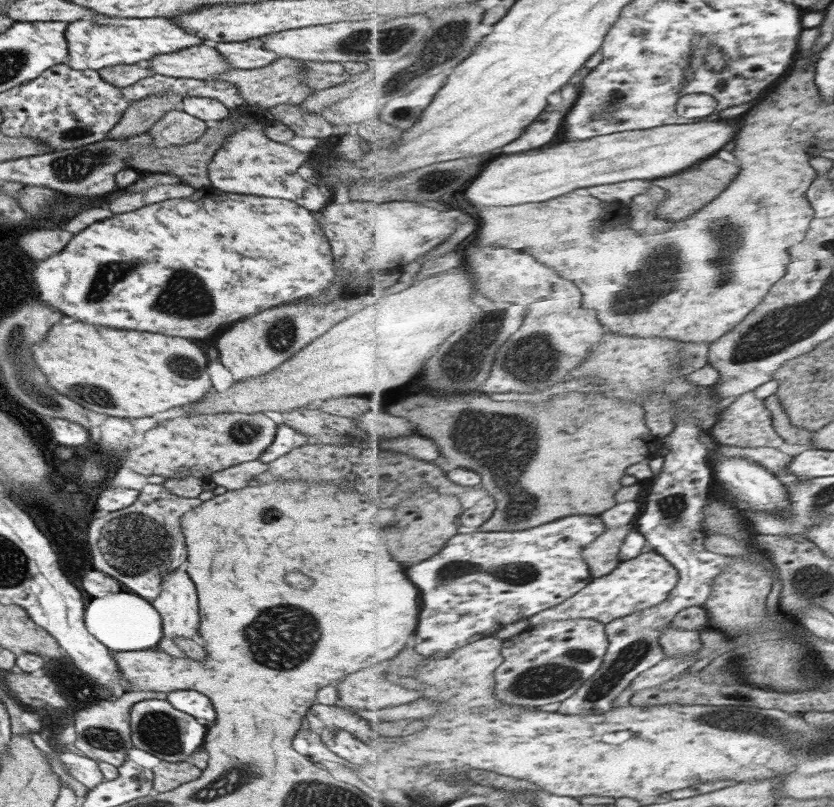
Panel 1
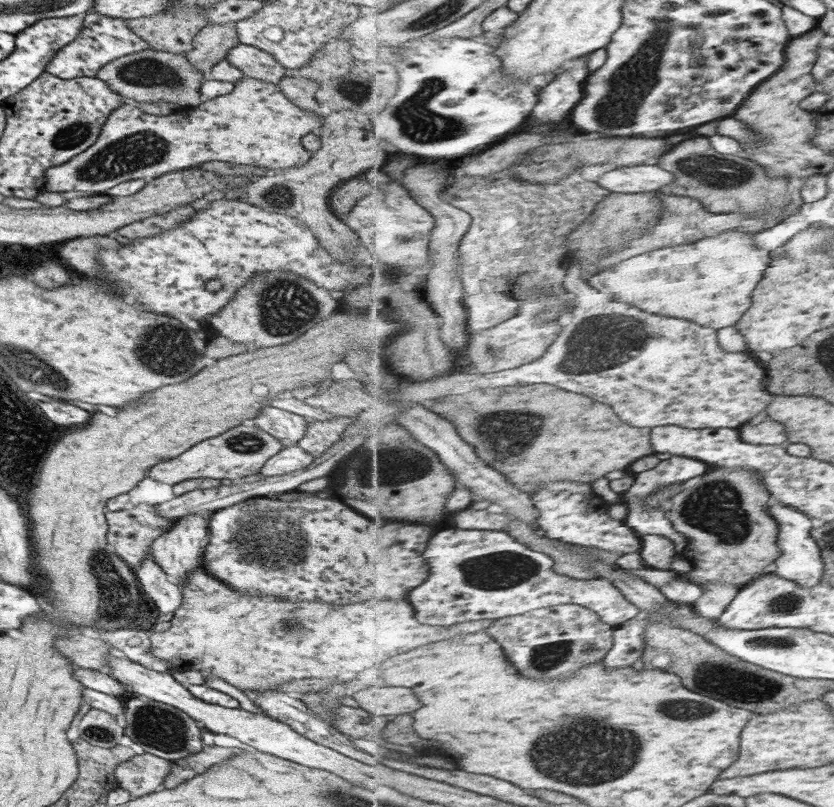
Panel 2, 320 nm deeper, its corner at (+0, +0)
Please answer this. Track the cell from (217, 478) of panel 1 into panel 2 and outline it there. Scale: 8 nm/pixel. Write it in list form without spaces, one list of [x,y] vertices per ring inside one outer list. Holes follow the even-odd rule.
[[[296,444],[290,447],[282,447],[277,454],[266,460],[258,473],[263,475],[264,478],[287,474],[304,469],[312,459],[311,455],[308,455]]]

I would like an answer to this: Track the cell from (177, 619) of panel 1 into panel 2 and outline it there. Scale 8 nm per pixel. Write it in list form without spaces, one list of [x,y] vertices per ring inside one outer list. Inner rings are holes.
[[[191,513],[174,519],[172,525],[162,535],[154,538],[150,544],[153,562],[163,569],[167,580],[177,586],[184,585],[186,572],[200,570],[201,568],[200,552],[203,545],[207,545],[205,530],[208,521],[206,516],[201,513]]]

